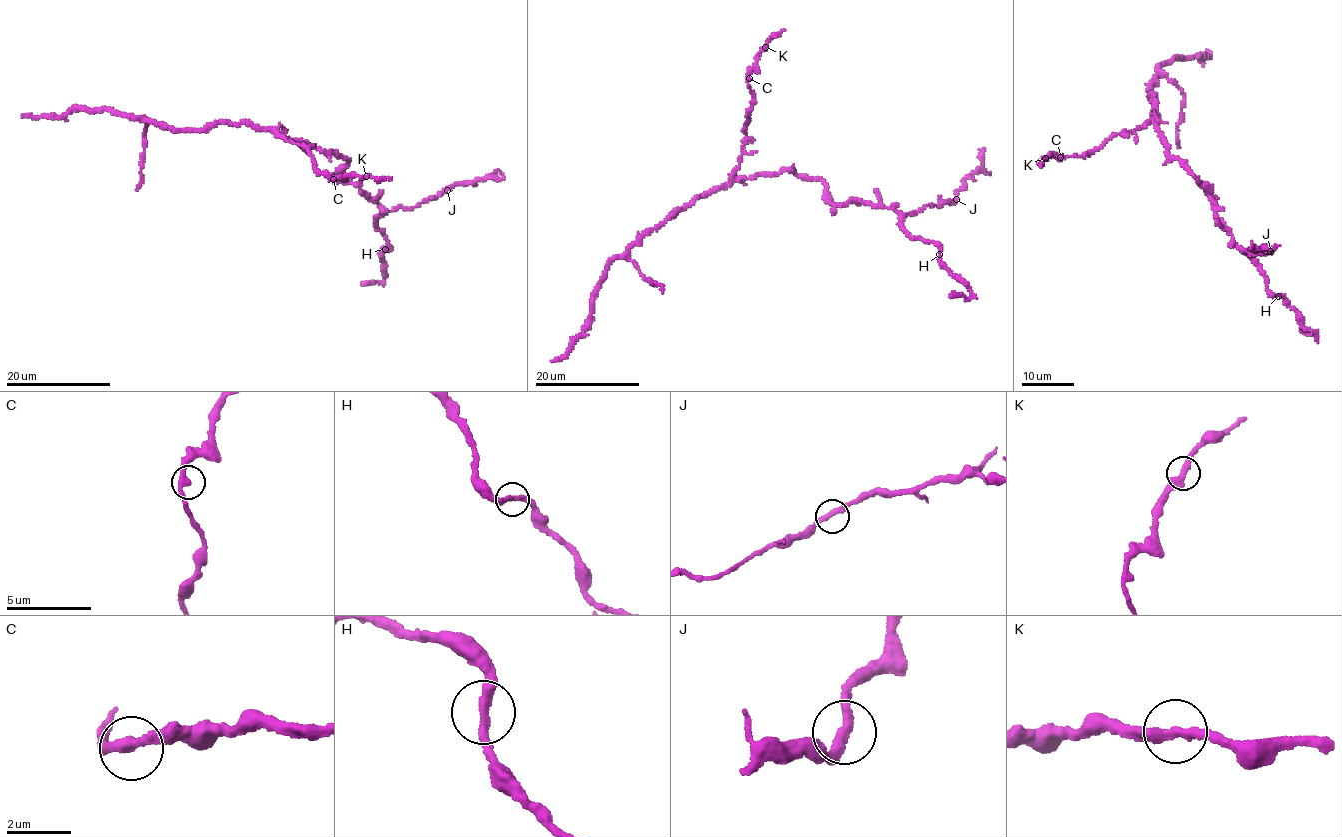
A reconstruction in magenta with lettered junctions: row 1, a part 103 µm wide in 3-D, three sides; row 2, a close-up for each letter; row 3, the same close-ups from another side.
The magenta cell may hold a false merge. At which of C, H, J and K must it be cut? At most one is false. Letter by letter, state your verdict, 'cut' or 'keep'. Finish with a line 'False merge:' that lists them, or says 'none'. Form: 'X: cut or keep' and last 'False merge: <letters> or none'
C: keep
H: keep
J: keep
K: keep
False merge: none

